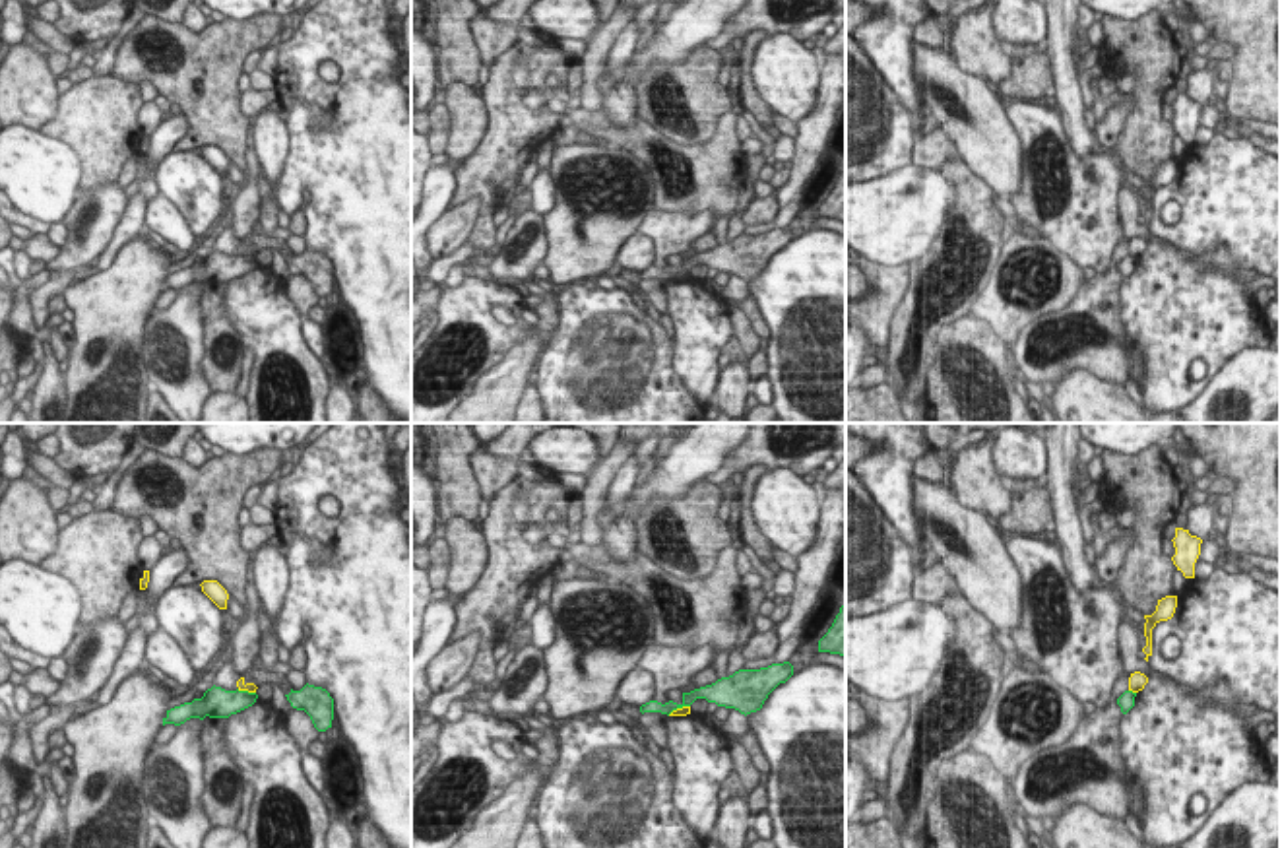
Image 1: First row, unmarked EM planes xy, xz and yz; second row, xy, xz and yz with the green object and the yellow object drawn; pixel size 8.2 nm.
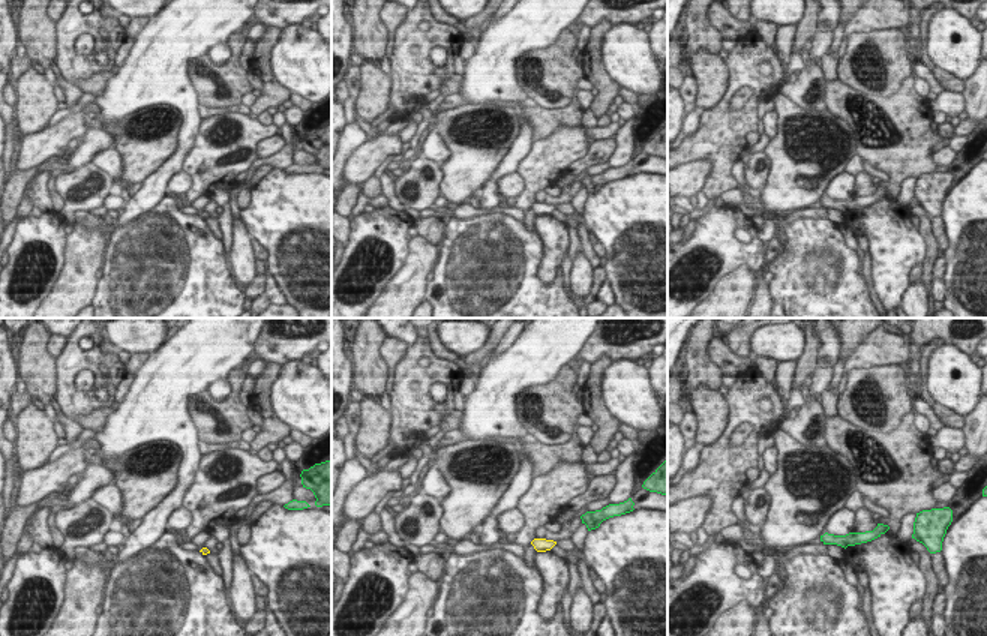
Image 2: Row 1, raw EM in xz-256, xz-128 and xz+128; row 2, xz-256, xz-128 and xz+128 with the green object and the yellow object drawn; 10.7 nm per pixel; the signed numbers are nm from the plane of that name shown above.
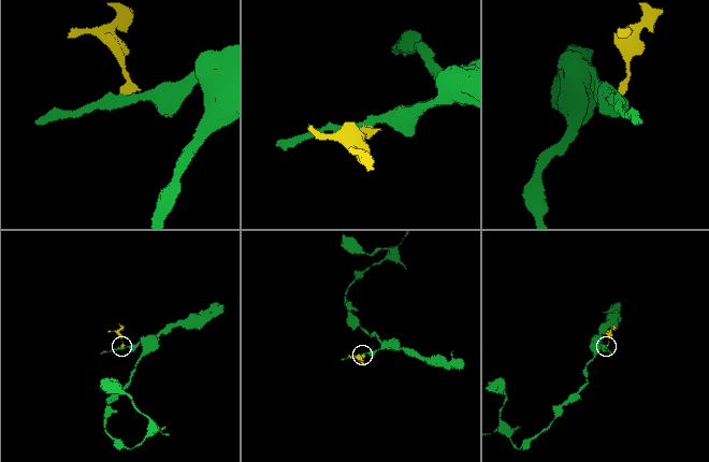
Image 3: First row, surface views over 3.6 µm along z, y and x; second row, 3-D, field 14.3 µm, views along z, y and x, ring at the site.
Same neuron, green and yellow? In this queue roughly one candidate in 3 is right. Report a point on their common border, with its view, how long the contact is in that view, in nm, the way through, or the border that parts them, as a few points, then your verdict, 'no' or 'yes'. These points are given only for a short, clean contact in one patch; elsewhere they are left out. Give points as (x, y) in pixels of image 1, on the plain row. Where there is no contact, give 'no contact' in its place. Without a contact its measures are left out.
yz (1131, 257) | 70 nm | along yz (1129, 255), (1135, 259) | no

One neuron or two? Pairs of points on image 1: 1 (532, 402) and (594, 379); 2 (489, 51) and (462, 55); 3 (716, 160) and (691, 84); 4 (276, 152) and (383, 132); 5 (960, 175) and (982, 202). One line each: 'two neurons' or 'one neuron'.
1: two neurons
2: two neurons
3: two neurons
4: two neurons
5: one neuron

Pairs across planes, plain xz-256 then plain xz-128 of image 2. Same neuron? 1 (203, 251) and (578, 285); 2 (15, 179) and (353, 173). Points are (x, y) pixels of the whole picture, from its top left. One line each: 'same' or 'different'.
1: different
2: different

